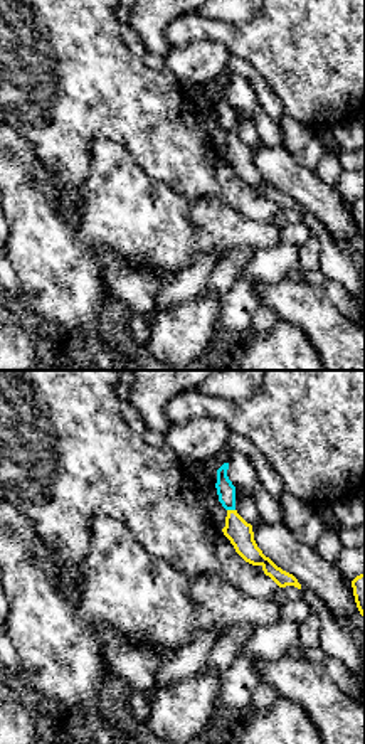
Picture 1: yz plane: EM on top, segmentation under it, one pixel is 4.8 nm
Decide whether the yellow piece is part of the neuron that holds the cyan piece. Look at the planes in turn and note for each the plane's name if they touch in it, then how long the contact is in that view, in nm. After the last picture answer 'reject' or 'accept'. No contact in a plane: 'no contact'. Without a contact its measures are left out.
yz | 40 nm

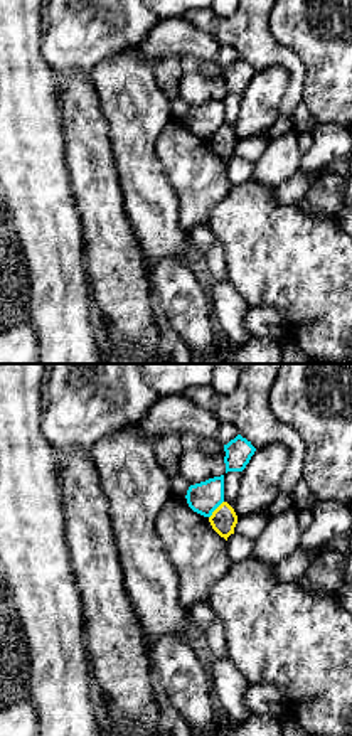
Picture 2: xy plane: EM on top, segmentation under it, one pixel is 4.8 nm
xy | 110 nm

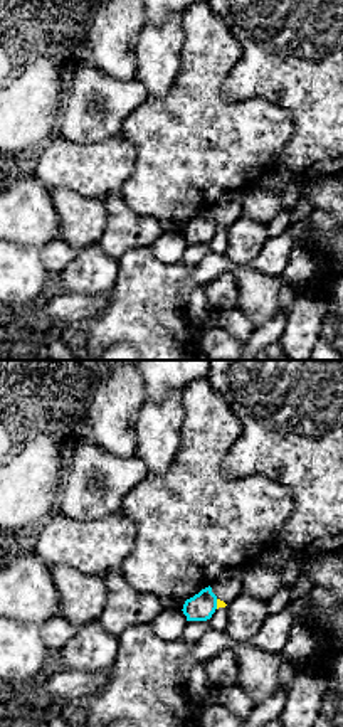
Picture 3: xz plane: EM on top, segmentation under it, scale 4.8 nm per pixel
xz | 50 nm

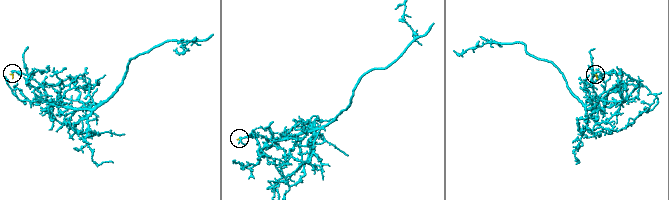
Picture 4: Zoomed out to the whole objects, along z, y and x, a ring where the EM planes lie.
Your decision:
reject

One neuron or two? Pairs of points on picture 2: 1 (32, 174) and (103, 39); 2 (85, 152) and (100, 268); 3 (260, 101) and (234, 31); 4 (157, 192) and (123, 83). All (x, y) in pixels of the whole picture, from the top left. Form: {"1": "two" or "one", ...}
{"1": "two", "2": "one", "3": "two", "4": "one"}

